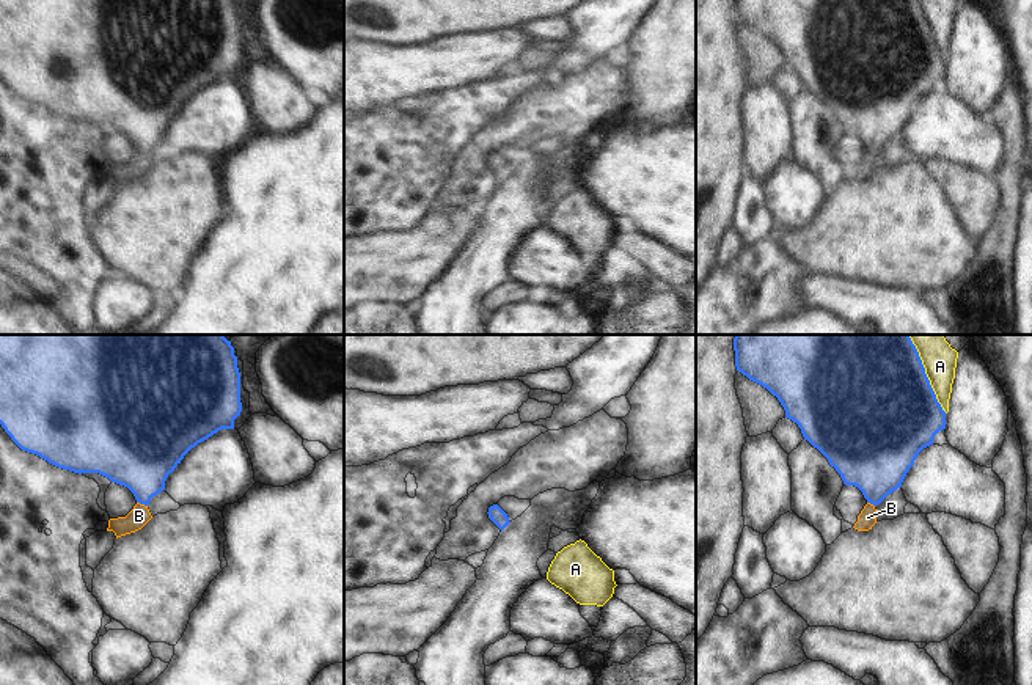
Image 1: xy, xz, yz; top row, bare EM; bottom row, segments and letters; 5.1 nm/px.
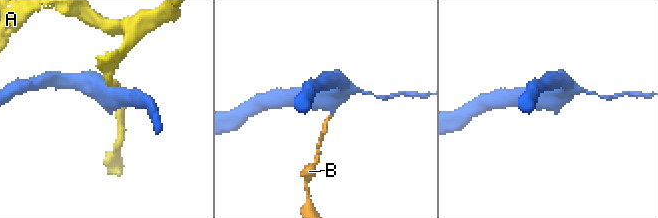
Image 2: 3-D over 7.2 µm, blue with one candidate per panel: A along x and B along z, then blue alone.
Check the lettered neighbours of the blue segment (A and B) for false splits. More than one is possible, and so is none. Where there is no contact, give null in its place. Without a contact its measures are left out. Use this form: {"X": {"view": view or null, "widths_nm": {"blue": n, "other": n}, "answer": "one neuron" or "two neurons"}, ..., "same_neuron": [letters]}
{"A": {"view": "yz", "widths_nm": {"blue": 500, "other": 160}, "answer": "two neurons"}, "B": {"view": "xy", "widths_nm": {"blue": 360, "other": 100}, "answer": "one neuron"}, "same_neuron": ["B"]}

